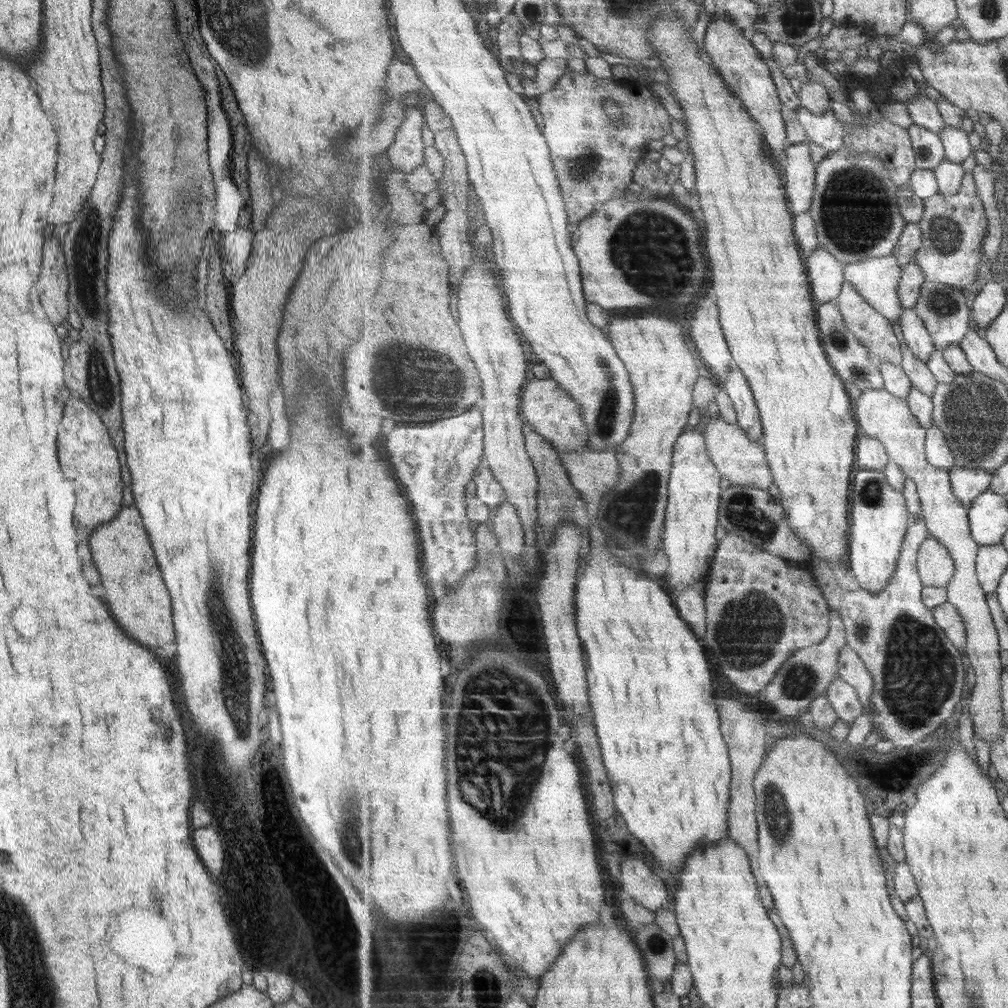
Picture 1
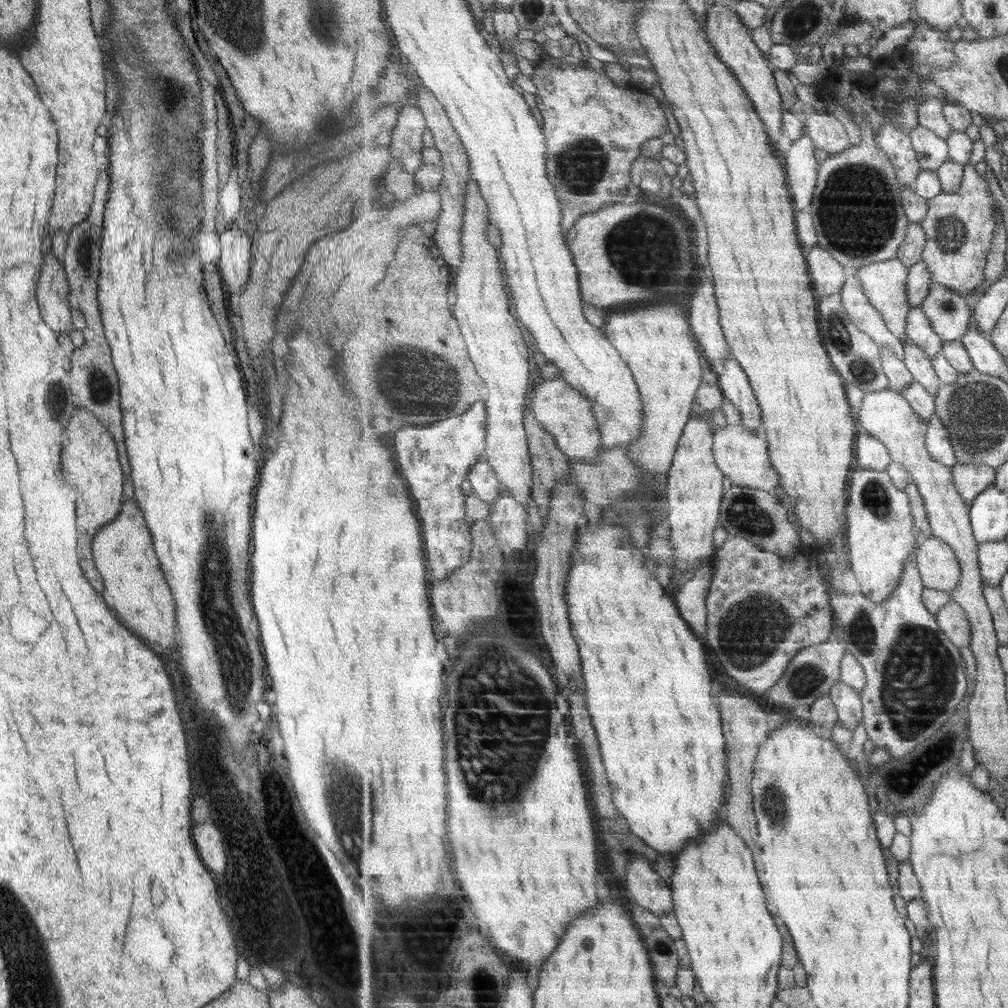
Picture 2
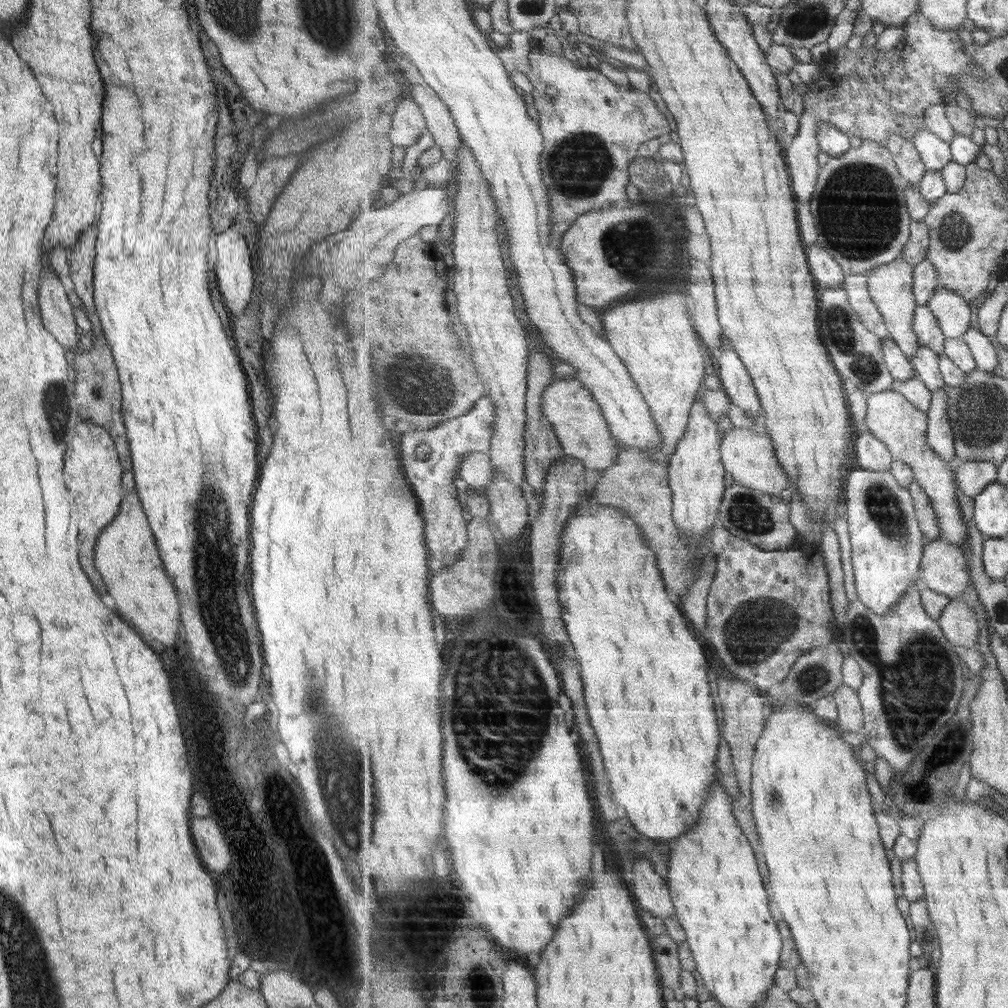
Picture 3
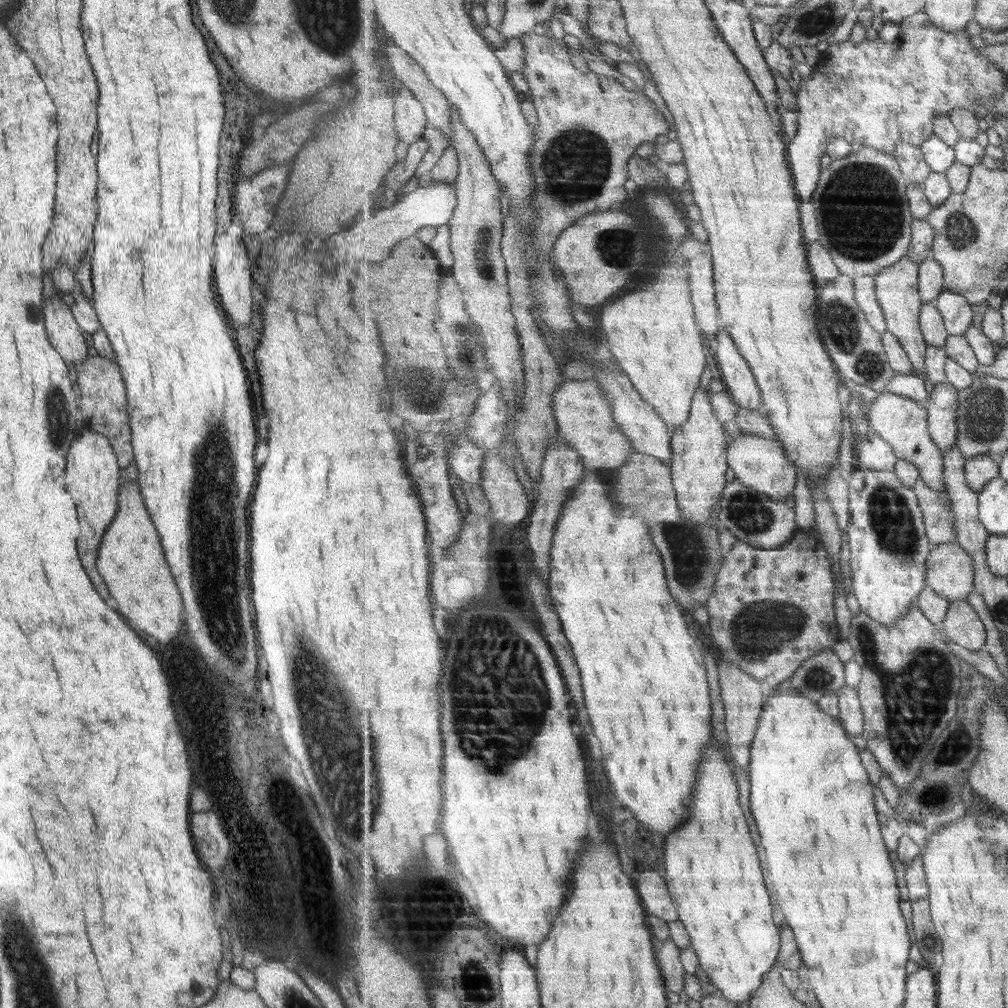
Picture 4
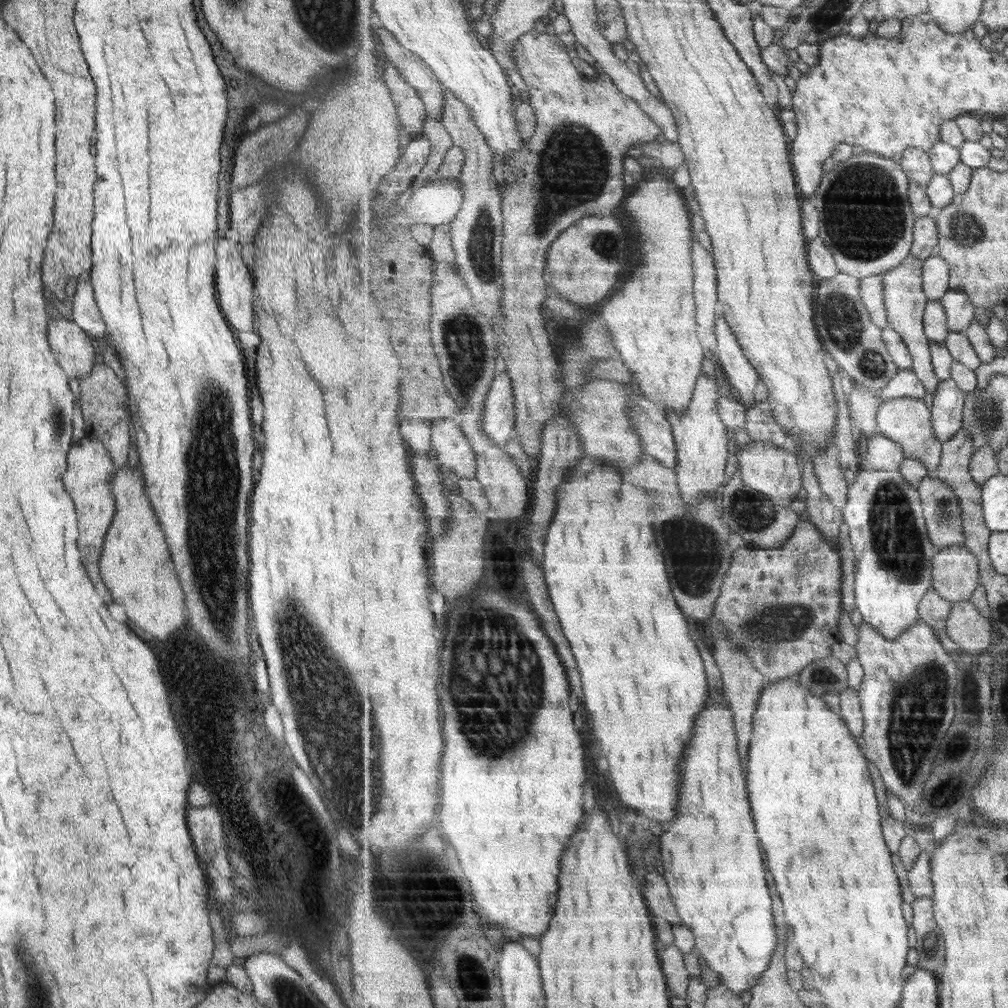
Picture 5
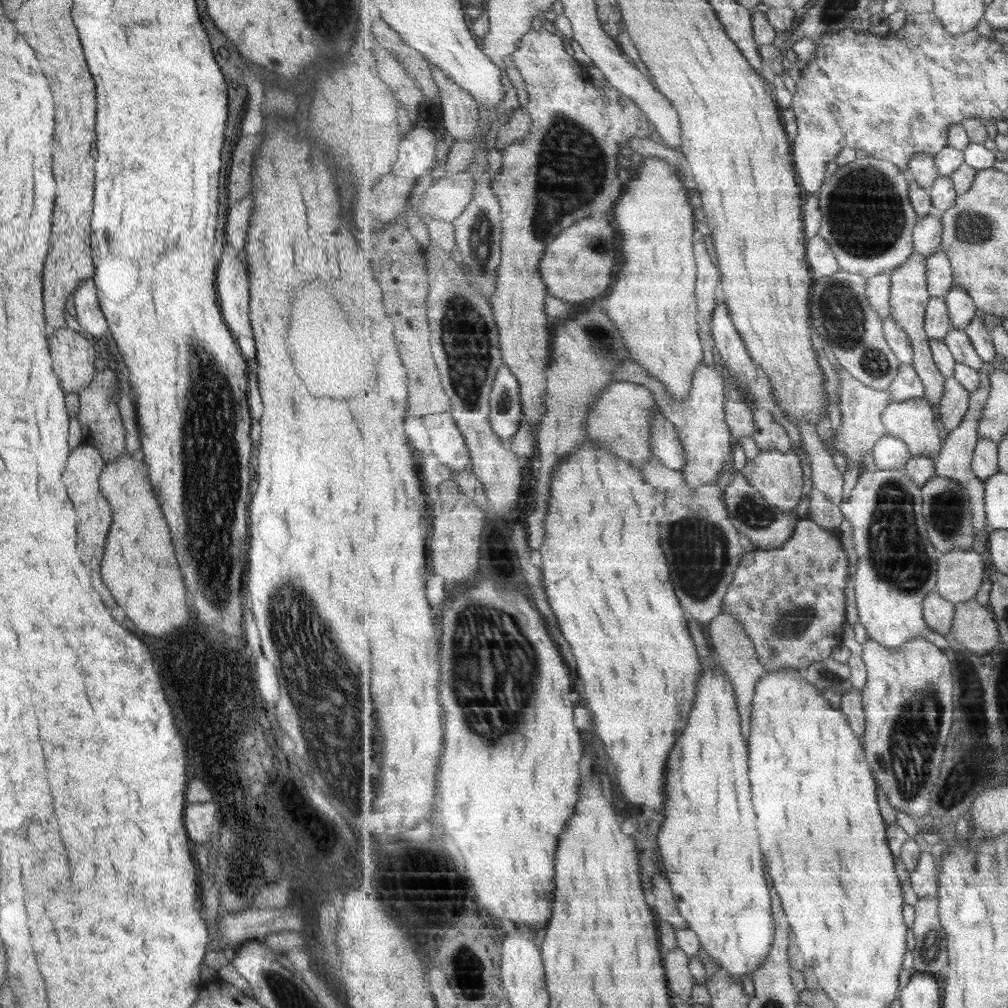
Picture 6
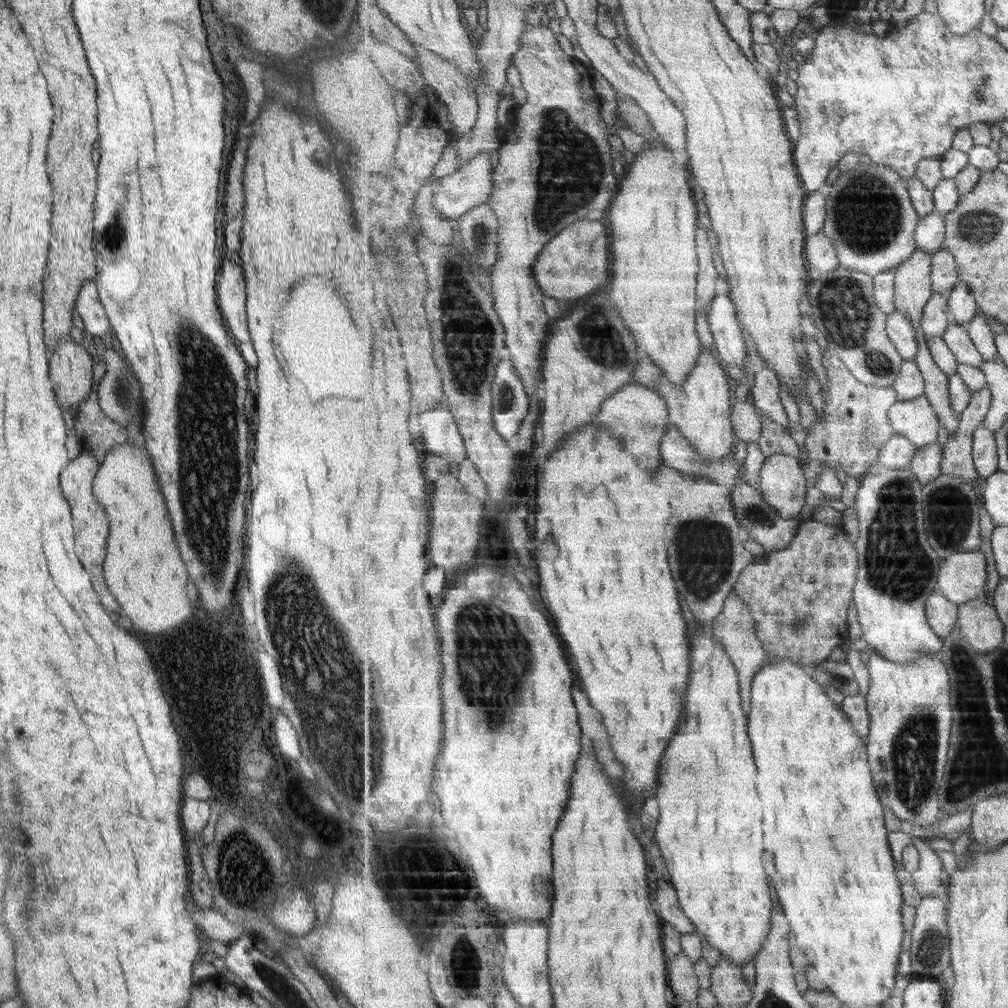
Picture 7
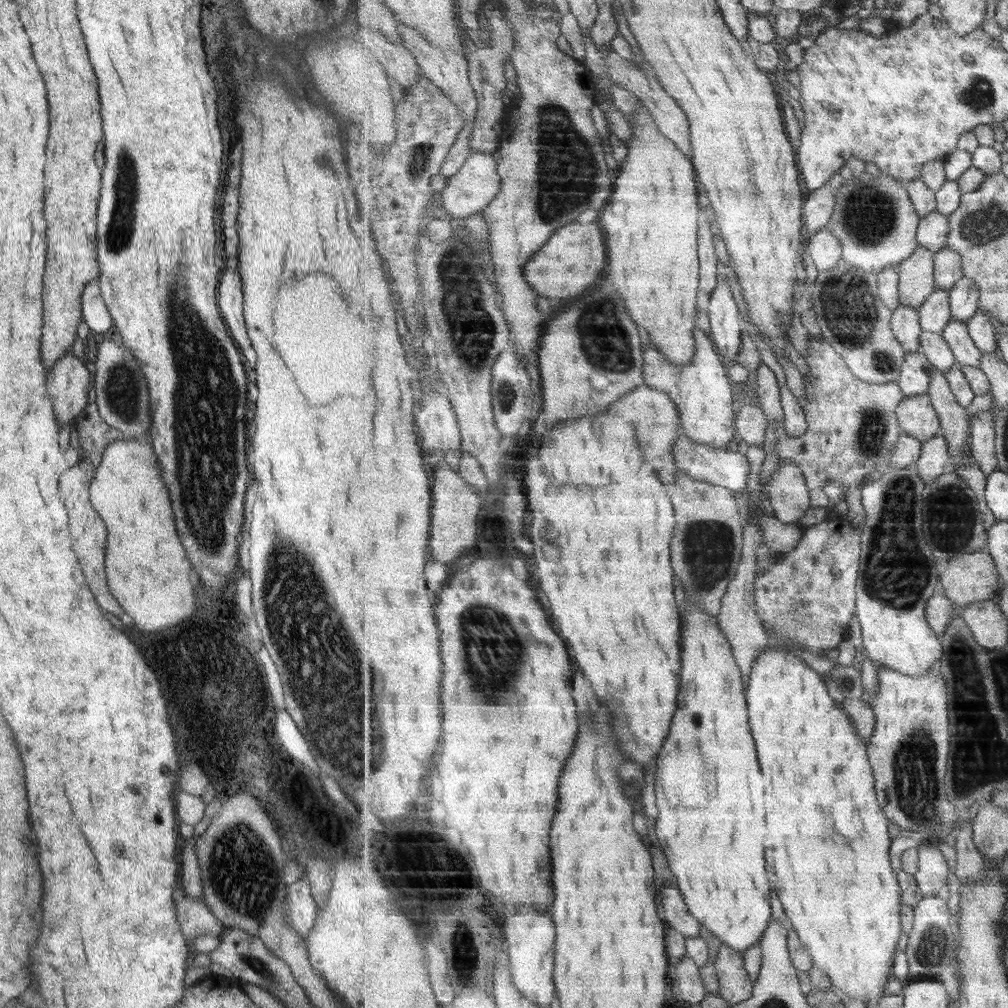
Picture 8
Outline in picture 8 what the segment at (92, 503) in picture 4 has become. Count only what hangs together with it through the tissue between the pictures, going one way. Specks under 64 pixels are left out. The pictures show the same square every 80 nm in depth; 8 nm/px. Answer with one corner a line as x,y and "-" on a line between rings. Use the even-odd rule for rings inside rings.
82,460
63,471
58,478
58,495
63,503
66,519
68,537
71,539
71,550
77,557
78,565
81,567
83,577
87,578
87,586
93,594
97,604
109,612
119,616
123,610
119,608
119,604
111,598
107,586
105,586
105,574
103,574
103,552
105,552
105,532
106,528
103,521
98,517
94,508
90,505
88,499
88,490
90,487
91,478
93,478
94,469
91,463
87,460

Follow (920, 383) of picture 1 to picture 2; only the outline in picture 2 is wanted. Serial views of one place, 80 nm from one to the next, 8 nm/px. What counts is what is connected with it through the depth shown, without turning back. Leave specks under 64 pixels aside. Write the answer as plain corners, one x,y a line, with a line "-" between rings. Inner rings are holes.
910,338
901,340
905,354
905,366
909,368
914,379
920,382
934,397
938,395
942,379
935,372
932,358
927,356
925,350
917,346

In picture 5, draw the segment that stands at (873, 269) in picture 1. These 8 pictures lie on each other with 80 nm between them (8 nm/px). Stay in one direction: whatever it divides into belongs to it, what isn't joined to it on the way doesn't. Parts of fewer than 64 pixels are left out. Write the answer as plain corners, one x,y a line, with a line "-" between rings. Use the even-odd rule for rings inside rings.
912,254
906,258
899,266
894,267
884,273
884,296
885,306
887,308
889,325
897,334
901,334
903,342
909,347
912,358
914,359
913,372
923,382
930,398
937,392
941,383
931,362
931,341
926,336
924,327
925,308
929,300
924,291
923,280
924,260
915,258

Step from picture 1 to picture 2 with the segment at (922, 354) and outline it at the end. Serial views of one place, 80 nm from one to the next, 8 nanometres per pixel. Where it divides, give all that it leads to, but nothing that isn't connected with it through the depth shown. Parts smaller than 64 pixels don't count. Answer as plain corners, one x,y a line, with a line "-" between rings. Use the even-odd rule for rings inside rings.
920,307
911,308
909,317
907,317
907,336
921,349
925,350
929,358
935,357
941,353
944,343
941,342
941,336
937,336
929,317

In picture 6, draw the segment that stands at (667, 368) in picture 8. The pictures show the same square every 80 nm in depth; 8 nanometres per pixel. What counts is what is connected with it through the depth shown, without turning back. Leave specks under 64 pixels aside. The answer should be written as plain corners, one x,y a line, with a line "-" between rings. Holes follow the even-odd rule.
633,360
621,363
617,367
617,371
613,373
619,382
633,382
651,390
658,402
658,408
671,422
674,422
679,440
681,440
688,458
683,474
689,486
694,489
716,483
723,466
732,460
731,438
733,436
731,436
730,426
726,421
727,393
725,392
725,382
718,371
715,368
709,368
707,364
700,365
694,374
694,384
691,387
690,396
683,402
674,399
660,380
651,376
645,368

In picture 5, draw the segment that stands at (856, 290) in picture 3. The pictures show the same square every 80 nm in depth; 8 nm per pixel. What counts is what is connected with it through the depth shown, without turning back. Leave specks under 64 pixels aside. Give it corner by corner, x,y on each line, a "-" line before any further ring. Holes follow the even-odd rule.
873,275
861,278
862,282
862,299
871,314
871,320
875,326
885,330
889,326
887,308
885,306
884,292
884,275

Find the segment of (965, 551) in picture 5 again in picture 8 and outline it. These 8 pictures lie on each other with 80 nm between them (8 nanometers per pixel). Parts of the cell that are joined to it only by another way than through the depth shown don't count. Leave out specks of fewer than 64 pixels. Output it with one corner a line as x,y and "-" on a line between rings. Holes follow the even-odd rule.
987,550
963,553
947,560
943,563
940,582
945,589
945,594
957,605
964,607
977,601
997,600
1003,587
999,578
998,566
992,554

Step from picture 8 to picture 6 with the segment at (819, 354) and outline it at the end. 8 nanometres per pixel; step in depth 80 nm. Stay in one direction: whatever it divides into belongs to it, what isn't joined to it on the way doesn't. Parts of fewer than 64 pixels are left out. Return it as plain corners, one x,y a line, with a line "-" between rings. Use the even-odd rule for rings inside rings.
840,364
838,366
840,377
840,407
838,409
843,417
843,422
832,446
842,454
845,460
852,458
861,461
865,458
865,454
872,453
875,444
881,441
884,435
887,435
882,416
893,400
889,390
877,390
875,387
867,386
858,378
851,376
-
756,405
752,411
756,426
752,438
757,446
761,450
779,450
785,454
791,452
793,450
791,438
773,413

